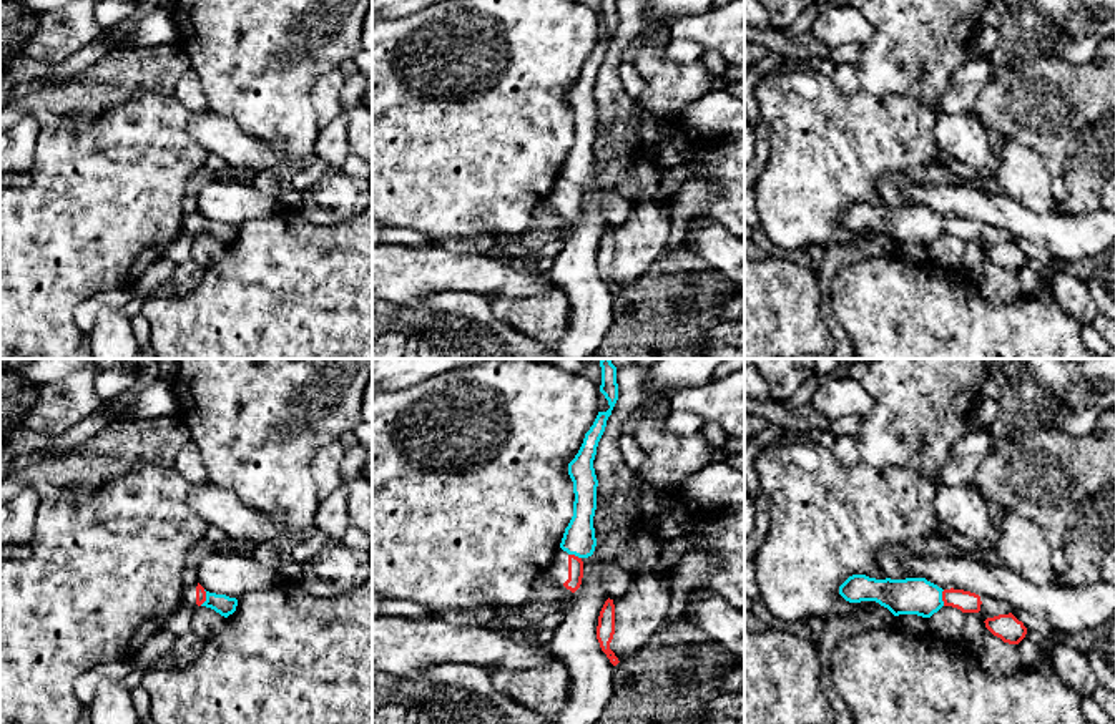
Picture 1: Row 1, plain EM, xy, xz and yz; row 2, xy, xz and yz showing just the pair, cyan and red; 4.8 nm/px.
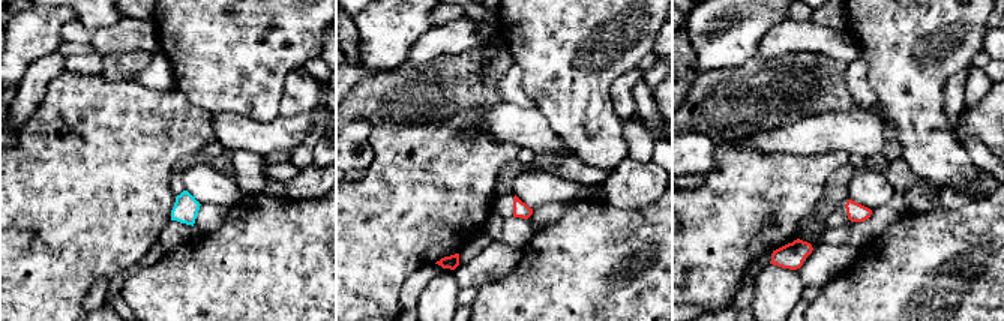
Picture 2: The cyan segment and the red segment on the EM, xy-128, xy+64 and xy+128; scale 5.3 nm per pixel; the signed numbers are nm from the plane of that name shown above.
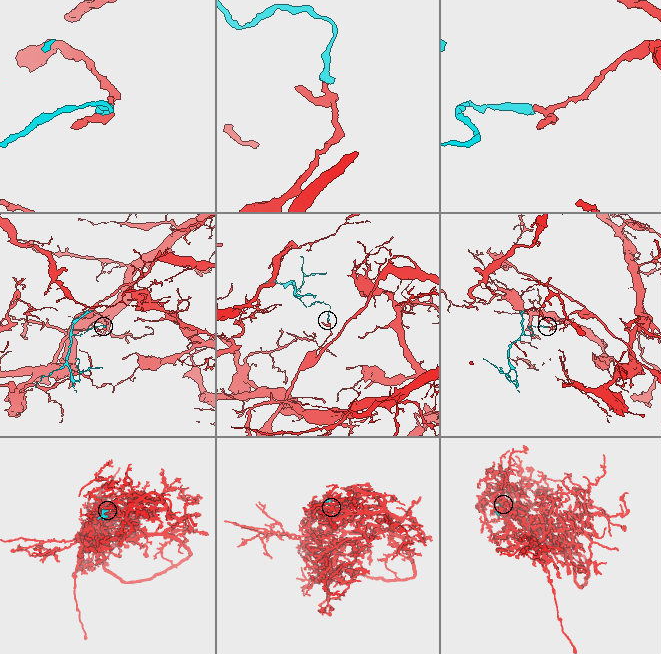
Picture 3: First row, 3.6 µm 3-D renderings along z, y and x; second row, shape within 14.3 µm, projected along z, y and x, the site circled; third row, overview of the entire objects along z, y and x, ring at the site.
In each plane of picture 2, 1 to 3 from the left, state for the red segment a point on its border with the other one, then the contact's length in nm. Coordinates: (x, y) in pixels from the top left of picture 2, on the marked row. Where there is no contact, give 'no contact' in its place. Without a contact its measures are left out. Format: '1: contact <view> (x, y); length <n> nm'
1: no contact
2: no contact
3: no contact

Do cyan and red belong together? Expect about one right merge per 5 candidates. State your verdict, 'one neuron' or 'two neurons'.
two neurons

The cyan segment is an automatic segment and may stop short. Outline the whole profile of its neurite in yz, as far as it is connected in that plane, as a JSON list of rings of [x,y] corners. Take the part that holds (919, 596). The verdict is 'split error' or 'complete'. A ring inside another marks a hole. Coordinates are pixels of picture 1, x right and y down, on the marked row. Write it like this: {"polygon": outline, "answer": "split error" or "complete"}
{"polygon": [[[852,575],[839,586],[839,594],[849,603],[876,601],[894,616],[922,618],[931,618],[944,606],[942,591],[926,578],[876,580],[866,575]]], "answer": "complete"}

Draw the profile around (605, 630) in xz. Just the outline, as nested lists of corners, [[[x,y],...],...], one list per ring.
[[[608,598],[598,616],[597,639],[600,643],[602,651],[610,659],[610,663],[616,666],[620,661],[615,656],[615,653],[610,649],[613,634],[615,634],[615,604],[613,599]]]

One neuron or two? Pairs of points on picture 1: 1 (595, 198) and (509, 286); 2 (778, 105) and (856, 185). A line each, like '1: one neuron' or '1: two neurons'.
1: two neurons
2: one neuron

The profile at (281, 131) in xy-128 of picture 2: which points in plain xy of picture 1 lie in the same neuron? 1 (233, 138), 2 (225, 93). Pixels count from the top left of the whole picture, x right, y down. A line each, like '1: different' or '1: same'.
1: same
2: different

